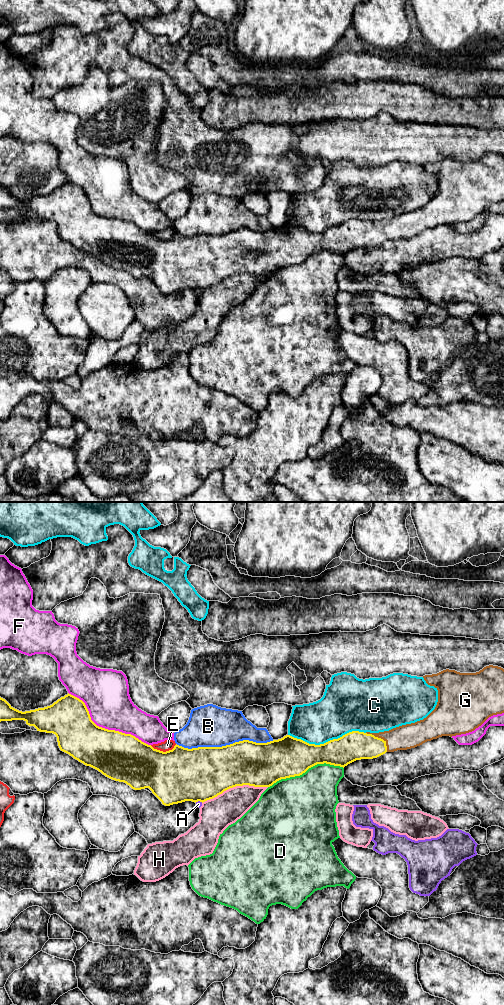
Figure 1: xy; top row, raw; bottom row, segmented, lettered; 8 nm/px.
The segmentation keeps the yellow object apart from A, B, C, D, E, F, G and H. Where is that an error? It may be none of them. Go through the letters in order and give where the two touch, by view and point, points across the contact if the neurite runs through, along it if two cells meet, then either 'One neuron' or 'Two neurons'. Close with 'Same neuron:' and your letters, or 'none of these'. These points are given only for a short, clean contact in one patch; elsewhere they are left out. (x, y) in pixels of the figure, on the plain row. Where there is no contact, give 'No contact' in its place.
A: Touches yellow at xy (199, 288). Two neurons
B: Touches yellow at xy (224, 234). Two neurons
C: Touches yellow at xy (326, 230). Two neurons
D: Touches yellow at xy (305, 259). Two neurons
E: Touches yellow at xy (162, 239). Two neurons
F: Touches yellow at xy (104, 216). Two neurons
G: Touches yellow at xy (380, 226). One neuron
H: Touches yellow at xy (234, 274). Two neurons
Same neuron: G

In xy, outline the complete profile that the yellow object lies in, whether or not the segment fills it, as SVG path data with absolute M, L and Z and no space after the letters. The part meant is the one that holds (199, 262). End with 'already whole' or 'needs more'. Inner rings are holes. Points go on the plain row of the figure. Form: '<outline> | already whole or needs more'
M489 153L476 161L460 161L446 157L437 162L425 163L423 166L428 173L434 174L438 178L437 193L423 208L379 221L352 219L338 227L320 233L309 232L301 227L286 223L281 227L267 231L243 228L222 235L188 237L176 232L172 238L163 240L154 237L151 233L142 230L131 222L97 214L91 208L85 191L69 181L50 194L25 200L13 196L5 187L0 185L0 210L24 208L27 213L34 214L37 219L55 222L61 239L84 253L98 258L112 268L126 271L134 278L149 276L165 294L185 289L195 291L200 289L203 291L236 274L270 275L281 267L300 264L317 252L326 251L344 256L356 248L373 247L386 240L415 236L442 224L452 225L466 222L481 214L489 205L504 201L504 157L501 155Z | needs more

